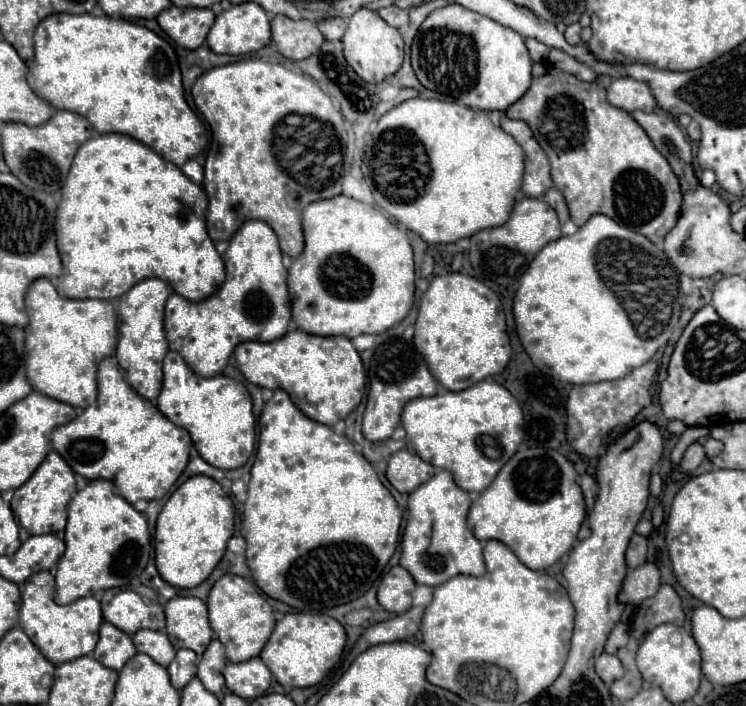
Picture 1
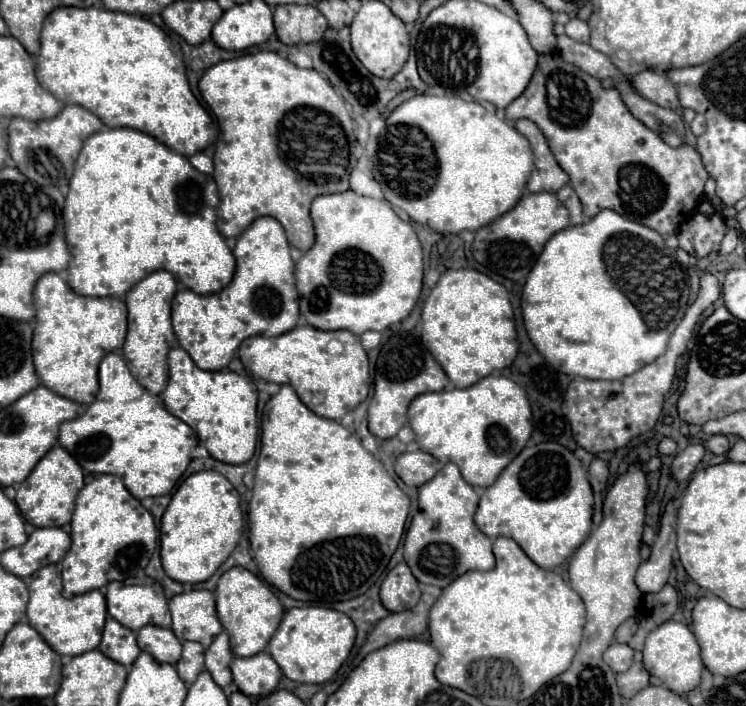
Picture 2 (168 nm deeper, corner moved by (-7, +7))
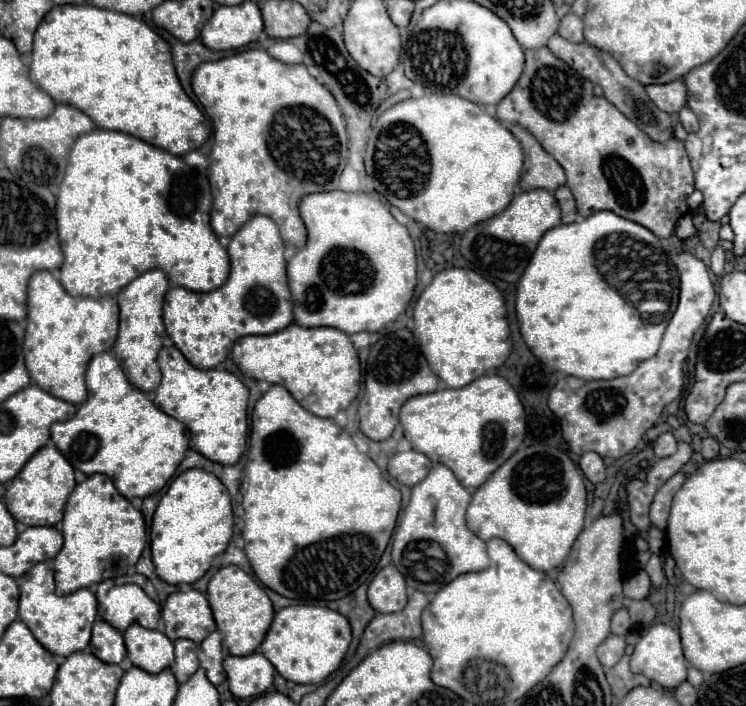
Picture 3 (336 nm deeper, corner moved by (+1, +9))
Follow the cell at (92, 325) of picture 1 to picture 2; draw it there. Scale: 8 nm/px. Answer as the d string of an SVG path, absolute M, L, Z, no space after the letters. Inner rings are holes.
M56 272L44 274L34 288L36 306L32 356L40 384L48 386L52 392L72 398L80 404L90 404L98 392L98 364L114 350L120 350L126 338L126 304L120 298L86 298L76 294Z

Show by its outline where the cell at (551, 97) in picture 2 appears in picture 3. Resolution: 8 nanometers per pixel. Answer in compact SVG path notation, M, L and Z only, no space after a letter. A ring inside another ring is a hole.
M546 46L538 50L526 50L524 72L514 90L498 104L496 118L500 122L516 122L524 126L542 144L542 148L558 160L566 172L568 188L576 198L580 216L590 216L598 210L610 210L626 220L646 226L658 238L668 238L674 232L678 218L688 214L686 200L694 192L694 170L690 166L684 142L678 138L670 138L666 142L654 142L648 138L604 96L594 96L592 84L560 58L556 58Z

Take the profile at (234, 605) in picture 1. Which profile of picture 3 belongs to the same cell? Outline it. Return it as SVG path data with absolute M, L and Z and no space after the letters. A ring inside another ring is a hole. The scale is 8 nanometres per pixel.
M224 566L220 568L210 584L208 584L208 602L214 614L214 620L218 624L218 630L222 634L222 650L224 654L232 656L246 656L258 650L262 644L272 618L274 618L274 608L268 598L268 594L262 590L262 586L248 576L244 570L238 566Z

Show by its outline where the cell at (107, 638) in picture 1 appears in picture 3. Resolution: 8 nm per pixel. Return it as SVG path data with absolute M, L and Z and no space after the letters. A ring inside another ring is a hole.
M104 620L94 622L90 650L96 658L108 664L120 664L126 658L126 646L124 646L122 632Z

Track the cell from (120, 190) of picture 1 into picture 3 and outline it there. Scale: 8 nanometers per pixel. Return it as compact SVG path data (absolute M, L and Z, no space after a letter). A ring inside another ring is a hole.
M94 130L88 132L84 136L80 136L76 140L76 144L70 150L70 160L68 160L68 168L66 168L66 176L60 184L60 194L58 194L58 204L56 204L56 224L58 224L58 236L60 236L60 246L64 252L64 264L62 264L62 276L60 281L64 290L70 296L106 296L106 294L116 294L120 288L124 288L126 284L130 284L136 276L152 270L152 268L160 268L168 280L176 286L182 286L186 290L192 292L210 292L216 290L224 284L224 280L228 278L228 270L230 270L230 260L228 260L228 252L226 248L220 246L216 234L210 228L210 208L212 208L212 194L210 194L210 184L208 178L204 174L200 174L198 170L190 168L180 156L174 156L162 148L156 148L140 138L134 138L130 134L124 132L116 132L116 130Z

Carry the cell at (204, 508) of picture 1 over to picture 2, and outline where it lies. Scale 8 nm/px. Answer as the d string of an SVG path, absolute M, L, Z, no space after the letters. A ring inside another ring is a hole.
M214 470L188 476L172 496L160 524L160 558L164 572L180 584L206 582L232 554L242 534L244 518L234 486Z

